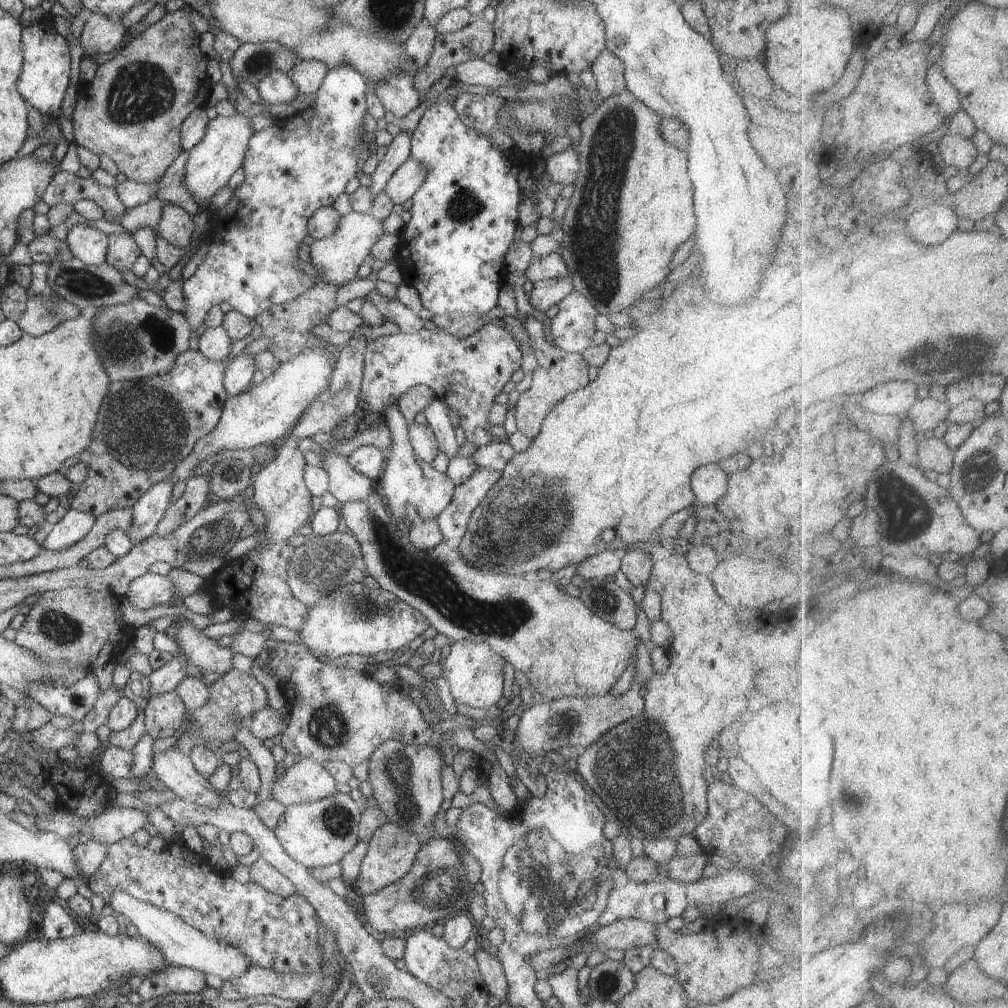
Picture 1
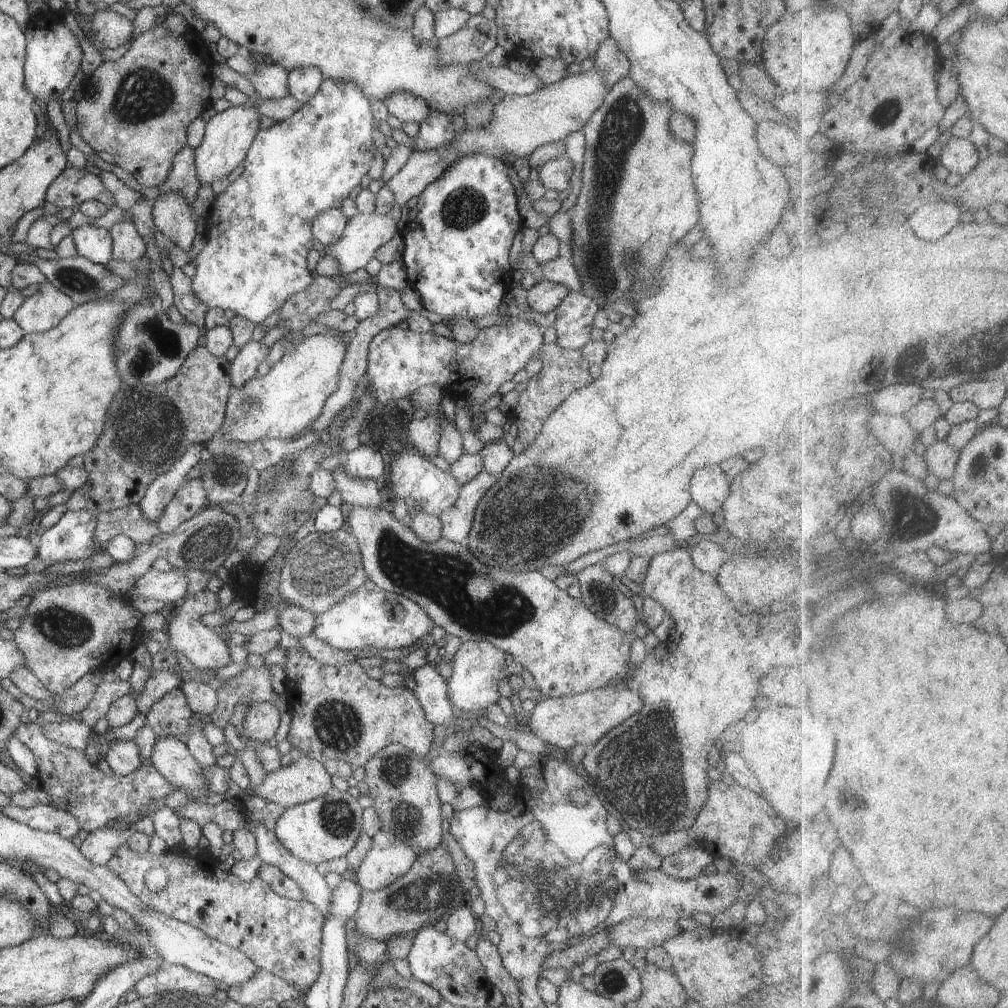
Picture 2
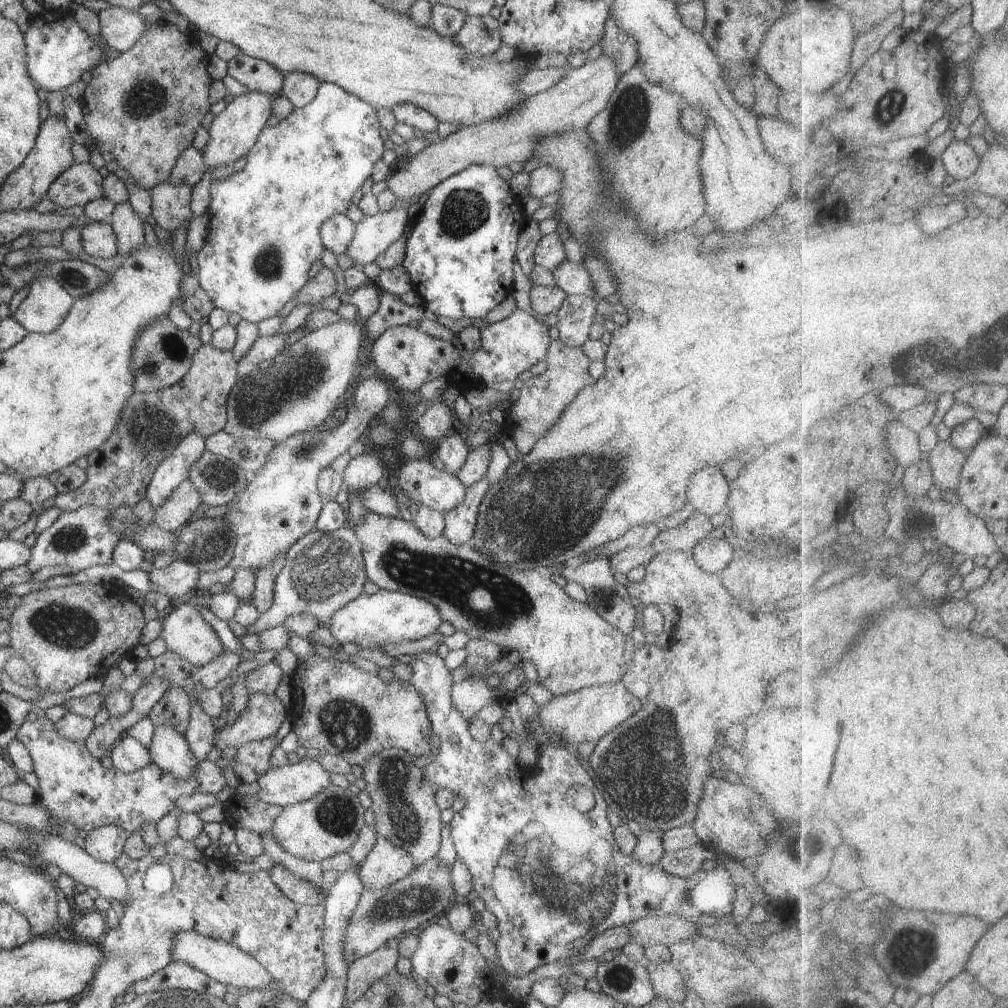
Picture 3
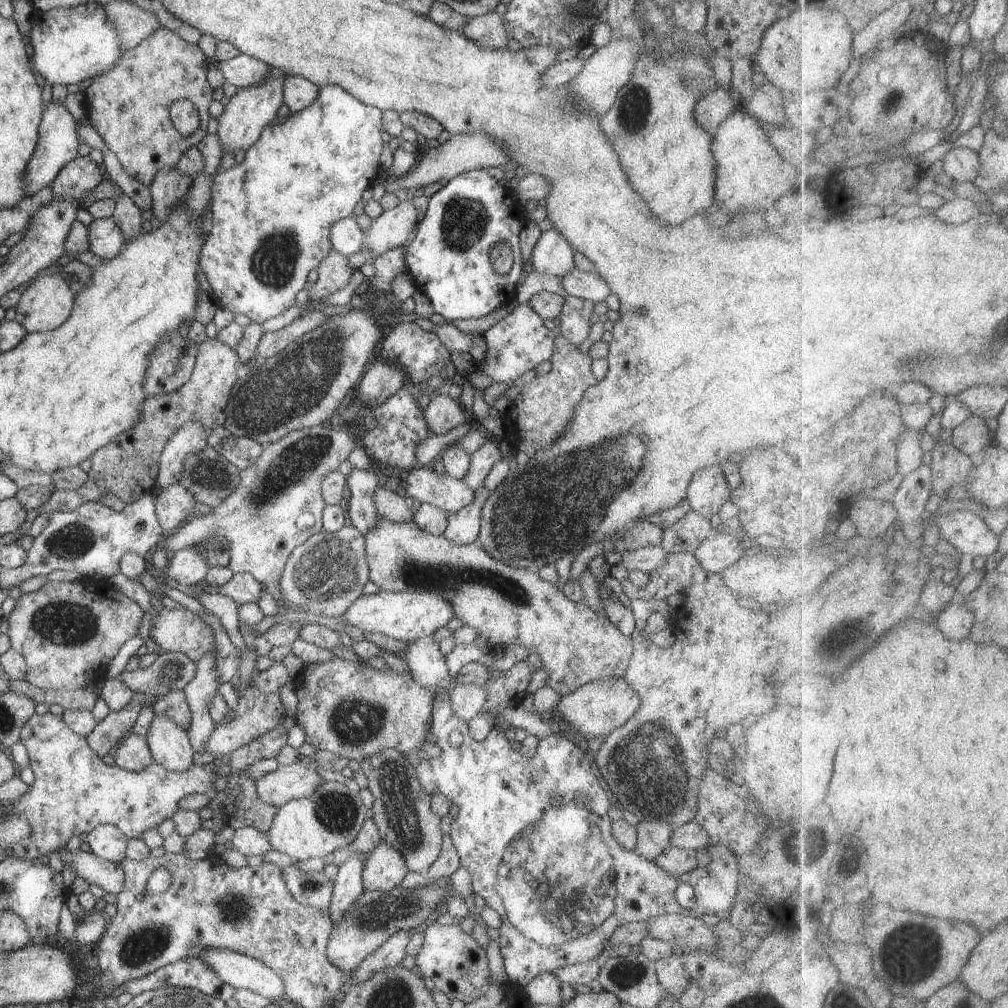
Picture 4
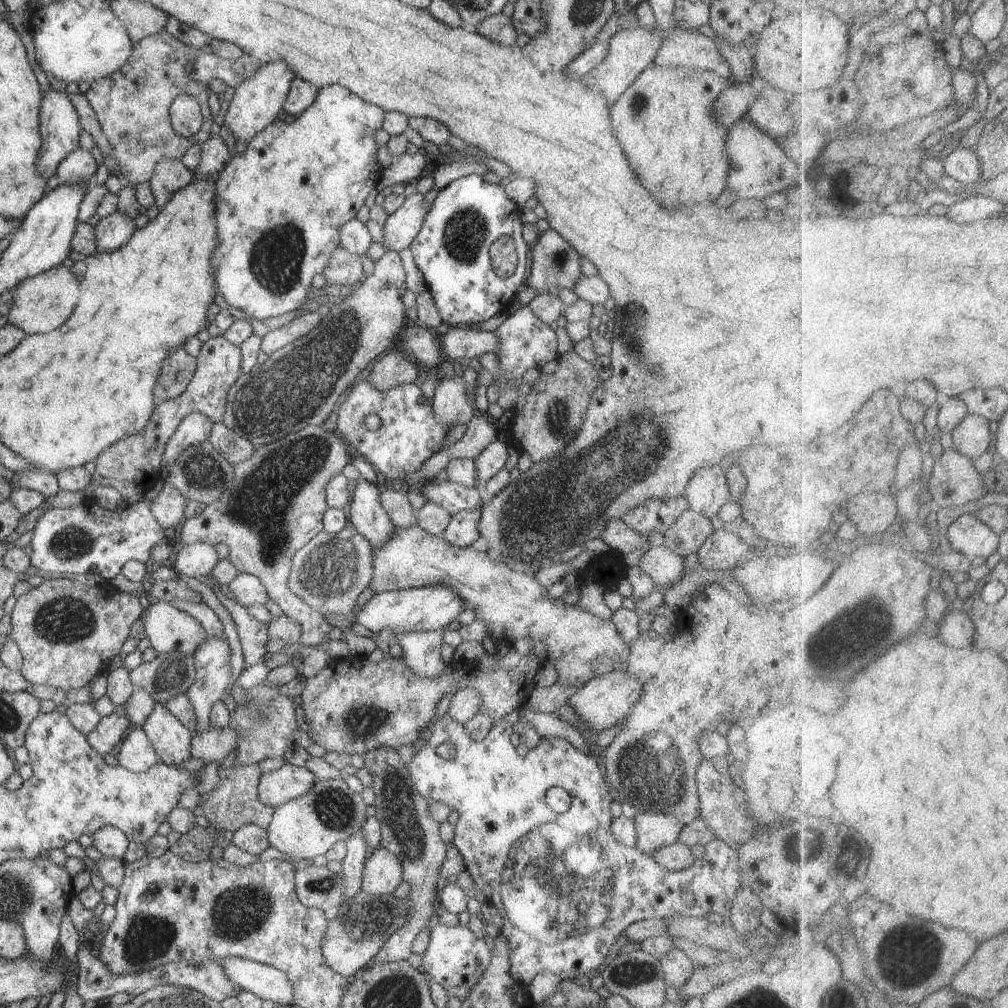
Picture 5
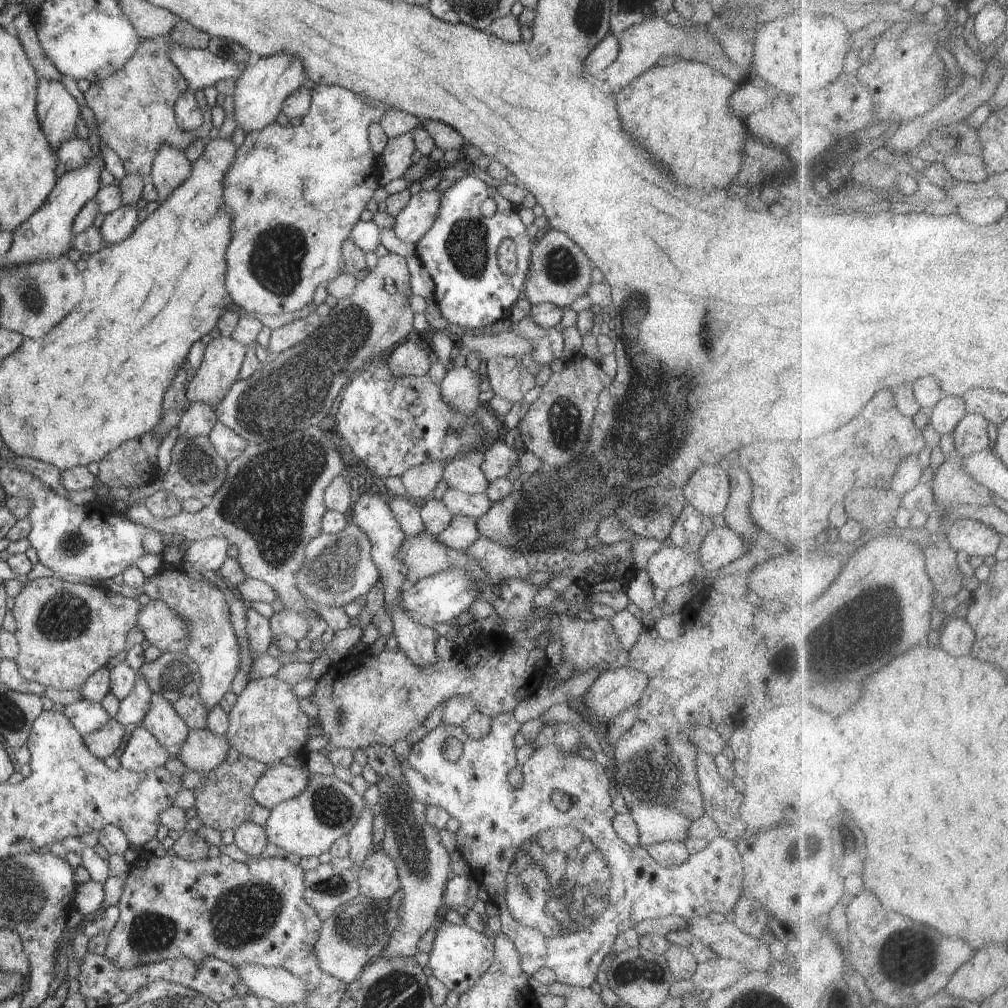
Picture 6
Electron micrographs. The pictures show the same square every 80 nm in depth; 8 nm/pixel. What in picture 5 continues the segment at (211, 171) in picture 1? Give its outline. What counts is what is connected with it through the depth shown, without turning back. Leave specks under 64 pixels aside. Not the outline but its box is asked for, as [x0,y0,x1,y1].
[223,61,295,143]

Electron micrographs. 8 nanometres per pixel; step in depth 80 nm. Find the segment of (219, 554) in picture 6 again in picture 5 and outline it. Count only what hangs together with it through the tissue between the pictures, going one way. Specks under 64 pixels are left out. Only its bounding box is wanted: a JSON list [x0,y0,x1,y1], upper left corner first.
[170,543,220,579]

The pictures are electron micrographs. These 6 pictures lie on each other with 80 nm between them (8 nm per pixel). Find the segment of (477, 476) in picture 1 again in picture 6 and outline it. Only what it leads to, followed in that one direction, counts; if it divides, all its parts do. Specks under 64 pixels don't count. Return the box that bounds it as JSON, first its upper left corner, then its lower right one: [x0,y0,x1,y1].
[435,514,480,551]

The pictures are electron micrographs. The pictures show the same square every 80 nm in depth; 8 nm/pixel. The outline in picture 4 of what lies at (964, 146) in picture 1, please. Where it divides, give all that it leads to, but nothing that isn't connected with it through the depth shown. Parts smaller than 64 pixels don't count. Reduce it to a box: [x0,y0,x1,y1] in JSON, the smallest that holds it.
[943,144,983,182]

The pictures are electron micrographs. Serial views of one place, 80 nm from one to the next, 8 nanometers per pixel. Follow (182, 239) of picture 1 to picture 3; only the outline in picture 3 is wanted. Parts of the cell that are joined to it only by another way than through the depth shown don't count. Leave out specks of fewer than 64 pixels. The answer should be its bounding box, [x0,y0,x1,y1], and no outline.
[151,182,193,233]

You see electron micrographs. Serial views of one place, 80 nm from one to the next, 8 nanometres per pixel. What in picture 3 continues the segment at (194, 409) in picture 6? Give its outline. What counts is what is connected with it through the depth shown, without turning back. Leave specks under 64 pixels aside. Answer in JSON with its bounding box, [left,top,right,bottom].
[145,433,206,510]

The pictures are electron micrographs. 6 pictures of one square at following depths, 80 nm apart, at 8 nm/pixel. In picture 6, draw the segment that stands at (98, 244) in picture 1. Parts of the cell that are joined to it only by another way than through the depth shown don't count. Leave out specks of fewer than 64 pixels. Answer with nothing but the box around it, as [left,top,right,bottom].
[99,205,138,245]

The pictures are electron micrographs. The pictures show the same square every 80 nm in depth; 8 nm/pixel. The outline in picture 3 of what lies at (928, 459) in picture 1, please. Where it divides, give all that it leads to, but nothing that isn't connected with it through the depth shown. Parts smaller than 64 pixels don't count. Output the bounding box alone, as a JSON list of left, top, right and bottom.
[926,438,969,494]

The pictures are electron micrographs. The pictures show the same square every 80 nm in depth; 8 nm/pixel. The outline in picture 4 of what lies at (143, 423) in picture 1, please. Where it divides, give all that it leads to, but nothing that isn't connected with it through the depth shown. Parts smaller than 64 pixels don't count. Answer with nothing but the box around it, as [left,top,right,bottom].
[39,339,244,512]

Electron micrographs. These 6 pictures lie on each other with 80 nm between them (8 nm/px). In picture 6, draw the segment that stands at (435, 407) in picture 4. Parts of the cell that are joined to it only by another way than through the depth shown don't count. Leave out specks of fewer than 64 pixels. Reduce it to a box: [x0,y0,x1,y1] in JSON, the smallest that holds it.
[439,364,481,415]

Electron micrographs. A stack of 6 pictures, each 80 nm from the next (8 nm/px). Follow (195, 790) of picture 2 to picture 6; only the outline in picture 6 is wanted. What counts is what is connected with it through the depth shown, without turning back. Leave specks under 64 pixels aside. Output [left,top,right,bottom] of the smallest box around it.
[142,693,189,761]

